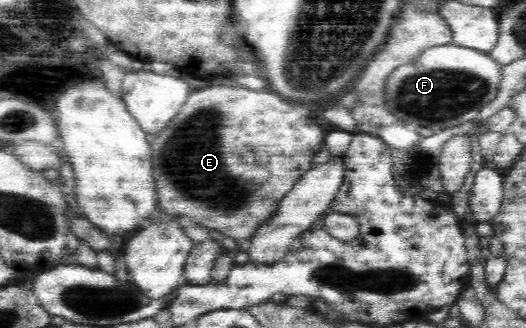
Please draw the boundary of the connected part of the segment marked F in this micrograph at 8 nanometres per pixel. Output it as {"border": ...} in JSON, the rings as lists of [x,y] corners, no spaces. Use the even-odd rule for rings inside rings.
{"border":[[[453,43],[424,49],[415,61],[399,65],[387,79],[392,119],[417,119],[419,125],[431,127],[434,132],[474,120],[481,108],[496,98],[502,66],[490,52]]]}

